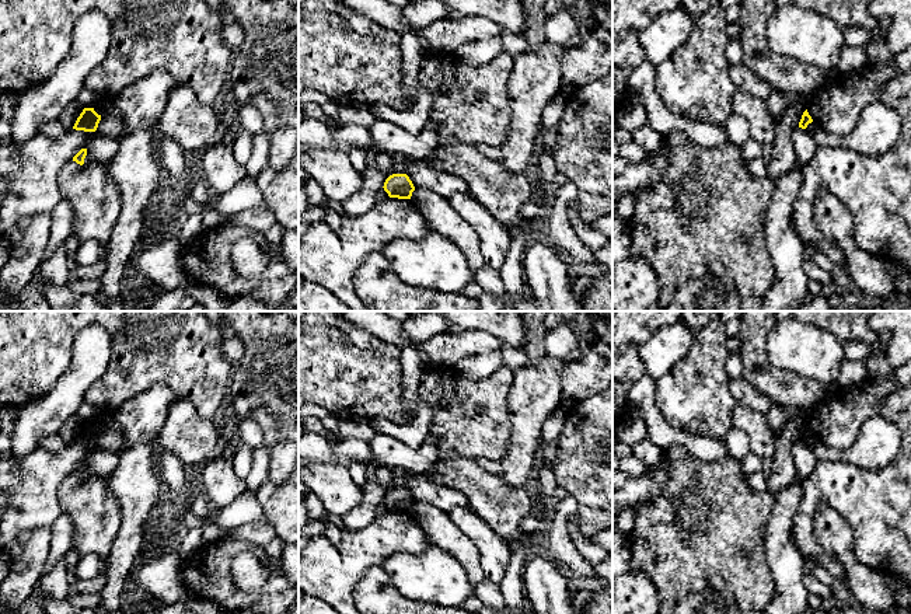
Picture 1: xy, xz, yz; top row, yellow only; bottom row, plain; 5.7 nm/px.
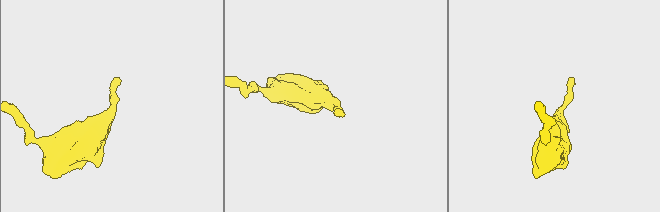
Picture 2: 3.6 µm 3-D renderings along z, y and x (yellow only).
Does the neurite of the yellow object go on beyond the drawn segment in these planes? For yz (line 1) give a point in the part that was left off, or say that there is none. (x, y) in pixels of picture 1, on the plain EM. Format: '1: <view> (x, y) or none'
1: none

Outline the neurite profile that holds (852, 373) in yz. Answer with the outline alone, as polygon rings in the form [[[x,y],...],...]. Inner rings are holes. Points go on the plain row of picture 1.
[[[844,360],[841,373],[835,381],[835,390],[848,391],[866,381],[868,370],[865,360]]]

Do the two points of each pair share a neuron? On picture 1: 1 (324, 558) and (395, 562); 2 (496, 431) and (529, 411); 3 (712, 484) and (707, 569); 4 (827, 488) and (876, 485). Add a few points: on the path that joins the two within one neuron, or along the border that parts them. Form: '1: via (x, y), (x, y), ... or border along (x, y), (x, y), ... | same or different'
1: border along (416, 554), (393, 554), (381, 565) | different
2: border along (510, 389), (508, 398), (510, 442), (505, 454) | different
3: via (708, 505), (707, 548) | same
4: via (840, 495), (864, 496) | same

